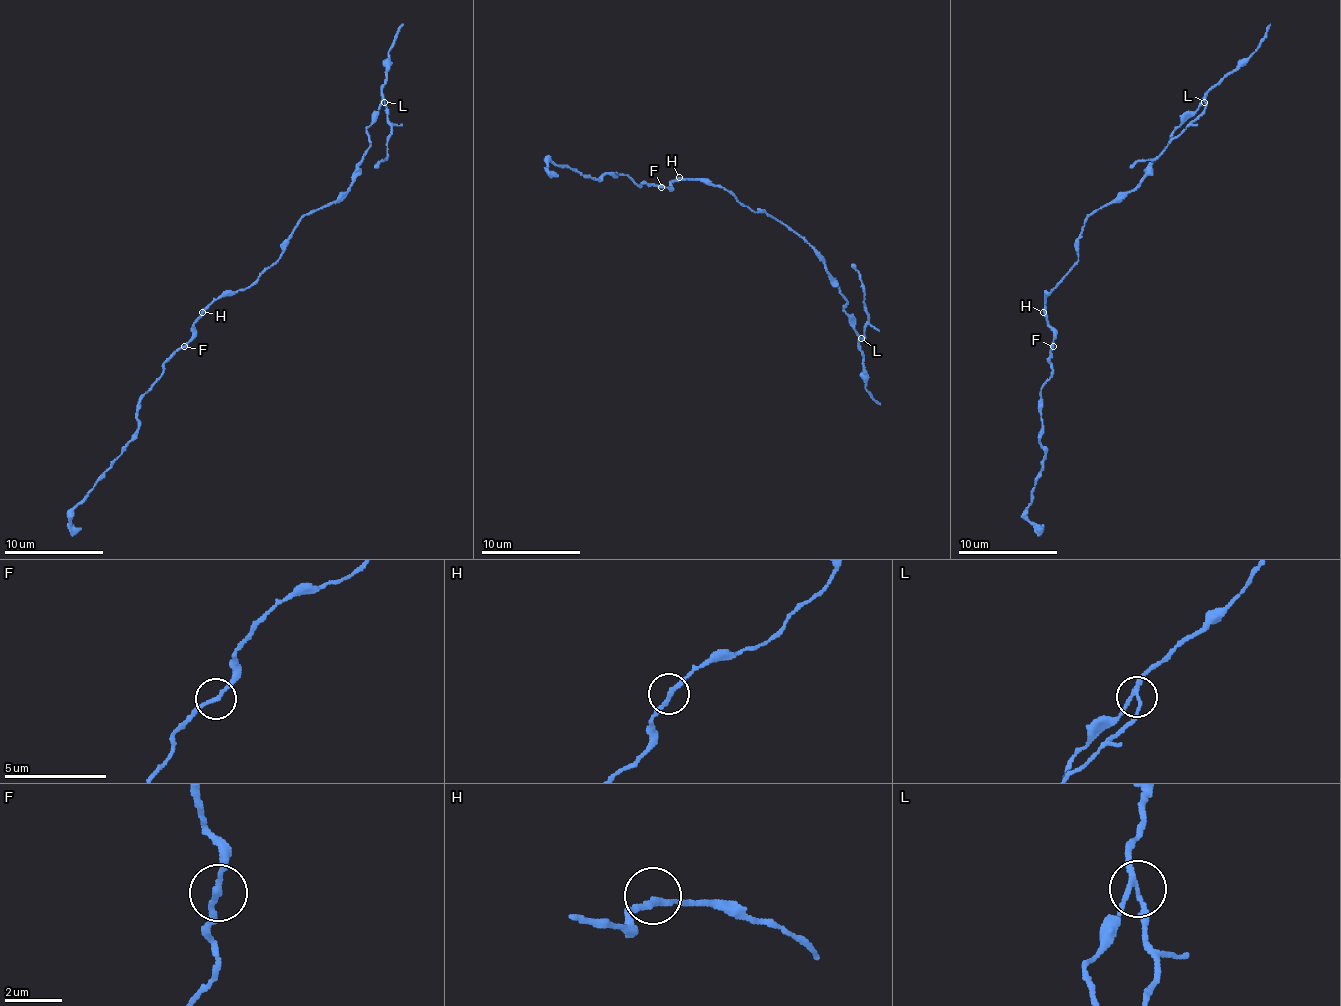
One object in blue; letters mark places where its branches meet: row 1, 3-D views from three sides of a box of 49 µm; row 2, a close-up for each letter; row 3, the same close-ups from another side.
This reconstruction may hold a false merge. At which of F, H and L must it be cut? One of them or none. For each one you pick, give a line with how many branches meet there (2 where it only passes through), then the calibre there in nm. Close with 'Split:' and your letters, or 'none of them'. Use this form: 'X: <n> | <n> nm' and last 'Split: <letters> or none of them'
L: 3 | 160 nm
Split: L

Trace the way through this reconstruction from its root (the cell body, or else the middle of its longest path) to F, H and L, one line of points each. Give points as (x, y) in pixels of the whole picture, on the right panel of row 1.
F: (1072, 270), (1045, 297), (1045, 319), (1053, 332), (1053, 346)
H: (1072, 270), (1045, 297), (1043, 312)
L: (1072, 270), (1085, 220), (1095, 210), (1127, 195), (1169, 143), (1172, 133), (1204, 101)

